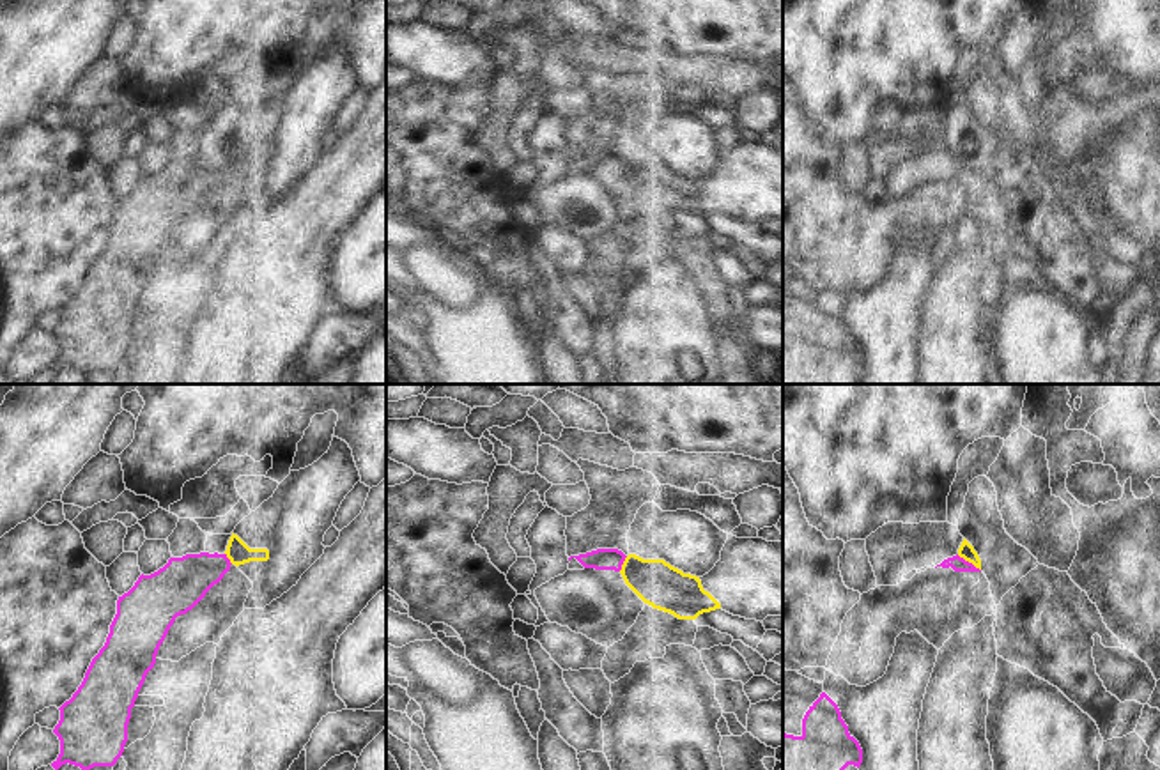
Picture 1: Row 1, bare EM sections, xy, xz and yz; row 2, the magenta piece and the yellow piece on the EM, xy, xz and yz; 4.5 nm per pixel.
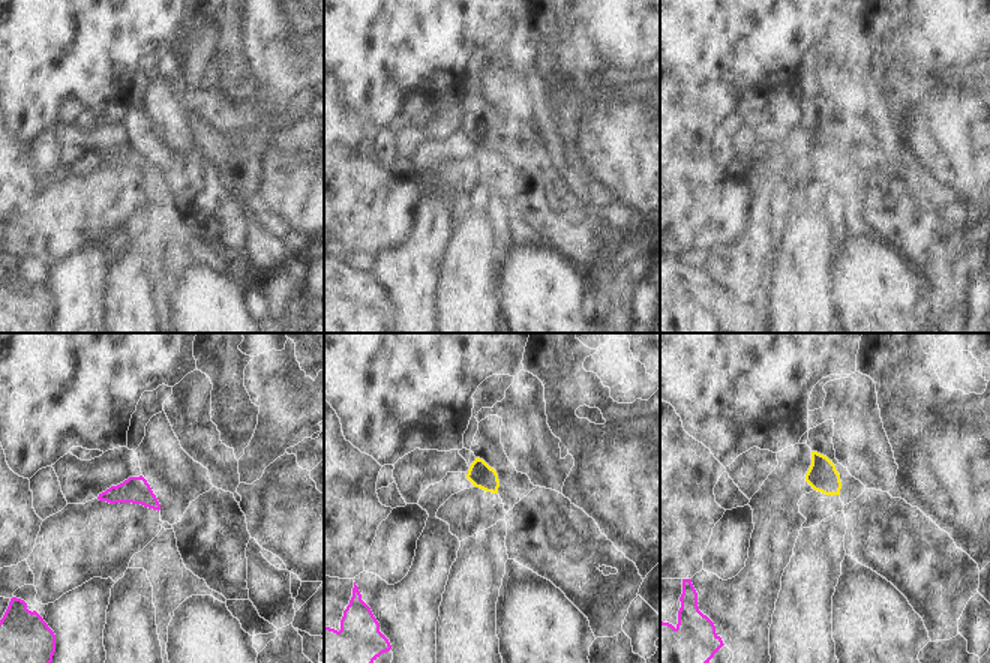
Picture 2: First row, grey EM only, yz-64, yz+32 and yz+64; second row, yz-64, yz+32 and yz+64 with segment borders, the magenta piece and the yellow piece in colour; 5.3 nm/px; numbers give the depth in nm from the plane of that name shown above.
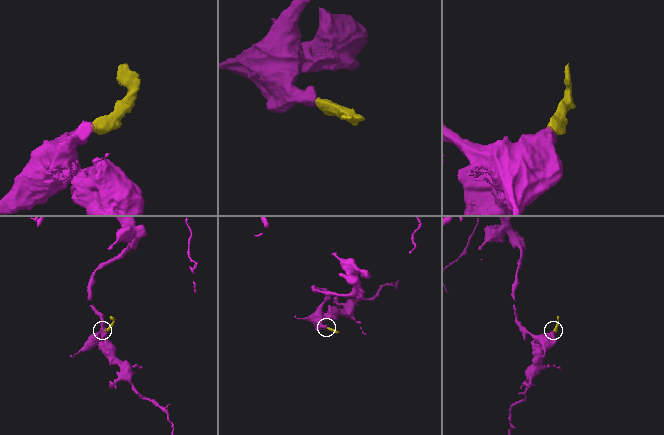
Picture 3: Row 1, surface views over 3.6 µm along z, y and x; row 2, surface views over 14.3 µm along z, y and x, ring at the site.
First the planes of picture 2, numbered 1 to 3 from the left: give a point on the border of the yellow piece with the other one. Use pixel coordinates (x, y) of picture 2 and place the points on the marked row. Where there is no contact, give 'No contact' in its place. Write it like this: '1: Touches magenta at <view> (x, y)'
1: No contact
2: No contact
3: No contact

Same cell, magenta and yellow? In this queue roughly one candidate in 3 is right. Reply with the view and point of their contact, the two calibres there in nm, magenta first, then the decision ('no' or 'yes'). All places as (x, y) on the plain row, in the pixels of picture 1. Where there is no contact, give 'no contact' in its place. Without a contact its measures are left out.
contact yz (967, 165); calibres 70 and 70 nm; yes

